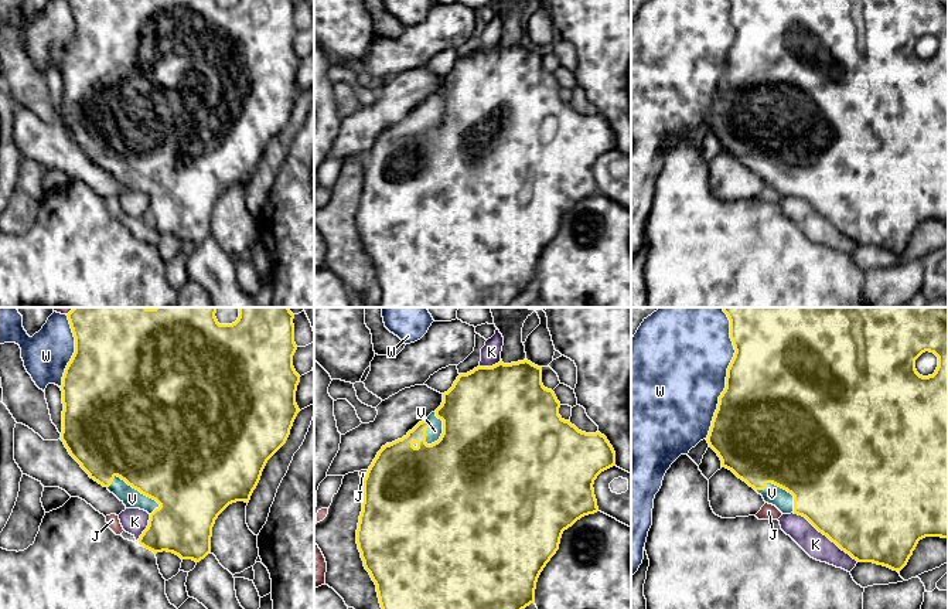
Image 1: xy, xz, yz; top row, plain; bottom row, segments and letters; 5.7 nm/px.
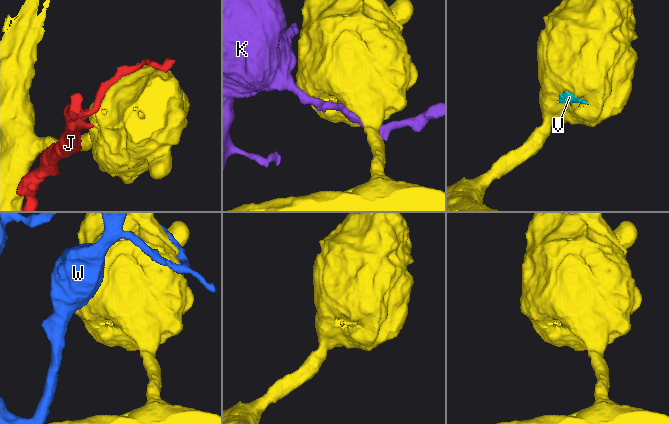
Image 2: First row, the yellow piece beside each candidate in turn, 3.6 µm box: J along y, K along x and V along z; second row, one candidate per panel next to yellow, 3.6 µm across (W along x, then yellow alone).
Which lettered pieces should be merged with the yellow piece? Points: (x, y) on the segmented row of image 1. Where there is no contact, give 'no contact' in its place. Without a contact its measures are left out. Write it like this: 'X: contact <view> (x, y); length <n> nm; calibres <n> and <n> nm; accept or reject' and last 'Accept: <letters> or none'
J: contact xz (367, 475); length 60 nm; calibres 500 and 50 nm; reject
K: contact yz (825, 534); length 460 nm; calibres 500 and 150 nm; reject
V: contact xz (443, 431); length 200 nm; calibres 500 and 90 nm; accept
W: contact yz (727, 374); length 750 nm; calibres 500 and 480 nm; reject
Accept: V

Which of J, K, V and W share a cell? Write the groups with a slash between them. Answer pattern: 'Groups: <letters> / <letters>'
Groups: J / K / V / W

